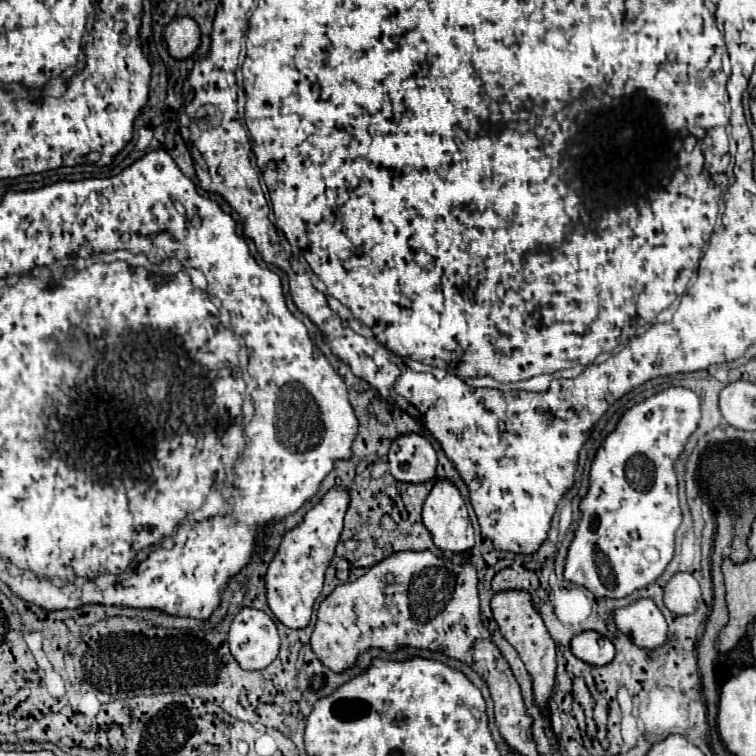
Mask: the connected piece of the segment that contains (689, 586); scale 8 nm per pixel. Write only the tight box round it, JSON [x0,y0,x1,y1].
[664,572,700,614]

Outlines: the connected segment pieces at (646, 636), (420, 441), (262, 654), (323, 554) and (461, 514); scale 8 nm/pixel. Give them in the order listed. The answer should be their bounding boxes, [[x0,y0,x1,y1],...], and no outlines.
[[614,598,666,650],[388,432,438,482],[230,608,280,670],[264,488,350,628],[422,480,474,552]]

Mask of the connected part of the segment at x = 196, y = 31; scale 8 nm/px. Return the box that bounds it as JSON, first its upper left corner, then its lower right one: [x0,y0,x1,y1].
[164,16,200,60]

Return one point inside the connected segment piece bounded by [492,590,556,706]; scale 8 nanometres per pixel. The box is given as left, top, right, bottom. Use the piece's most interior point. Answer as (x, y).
(519, 621)

